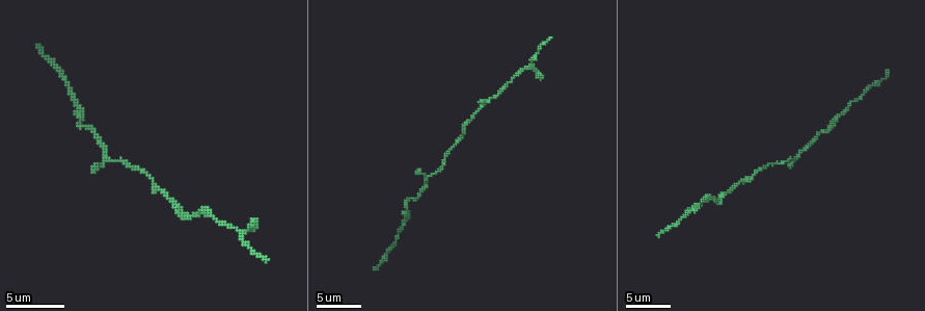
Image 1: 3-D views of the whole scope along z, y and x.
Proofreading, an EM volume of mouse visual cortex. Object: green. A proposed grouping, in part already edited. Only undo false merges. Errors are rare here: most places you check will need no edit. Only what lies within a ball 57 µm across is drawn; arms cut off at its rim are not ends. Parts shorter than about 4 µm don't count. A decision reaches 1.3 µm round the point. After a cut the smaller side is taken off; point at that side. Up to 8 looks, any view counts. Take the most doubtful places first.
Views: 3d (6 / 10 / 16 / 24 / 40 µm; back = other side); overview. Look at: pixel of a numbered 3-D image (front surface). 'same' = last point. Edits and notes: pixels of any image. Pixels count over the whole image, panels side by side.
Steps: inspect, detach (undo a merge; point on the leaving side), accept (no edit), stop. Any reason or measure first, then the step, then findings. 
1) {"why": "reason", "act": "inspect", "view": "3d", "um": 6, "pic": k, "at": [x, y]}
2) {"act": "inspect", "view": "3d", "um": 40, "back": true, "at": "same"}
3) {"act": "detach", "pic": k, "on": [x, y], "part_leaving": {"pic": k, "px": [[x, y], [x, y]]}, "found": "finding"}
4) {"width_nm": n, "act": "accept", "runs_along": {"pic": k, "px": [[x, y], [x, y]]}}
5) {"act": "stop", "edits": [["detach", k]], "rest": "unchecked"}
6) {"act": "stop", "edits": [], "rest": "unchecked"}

{"act": "inspect", "view": "3d", "um": 10, "pic": 1, "at": [434, 174]}

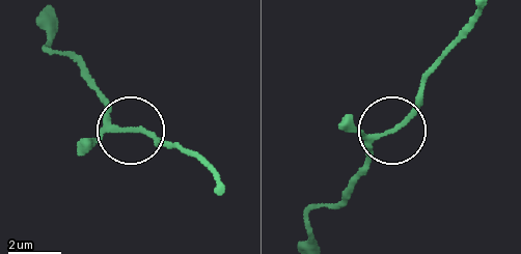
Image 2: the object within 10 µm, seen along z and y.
{"arms": 3, "act": "accept", "runs_along": {"pic": 2, "px": [[423, 72], [417, 103], [377, 136], [353, 174]]}, "found": "continuous, no second neuron"}

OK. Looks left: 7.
{"why": "sudden change in width", "act": "inspect", "view": "3d", "um": 16, "pic": 1, "at": [406, 209]}

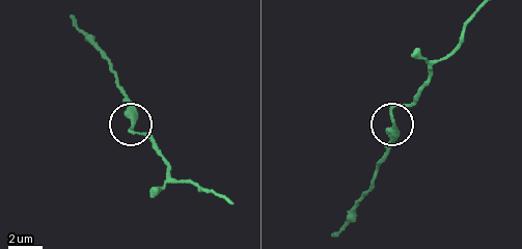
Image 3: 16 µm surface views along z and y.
{"act": "accept", "found": "continuous, no second neuron"}

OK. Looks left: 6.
{"why": "sudden change in width", "act": "inspect", "view": "3d", "um": 10, "pic": 1, "at": [478, 107]}

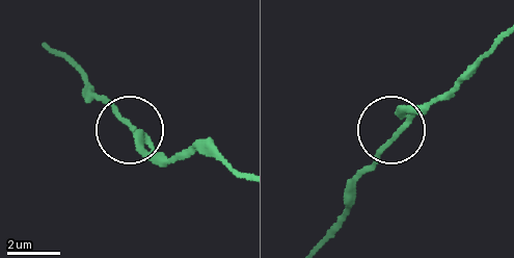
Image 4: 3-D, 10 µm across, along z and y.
{"act": "inspect", "view": "3d", "um": 10, "back": true, "pic": 4, "at": [397, 134]}

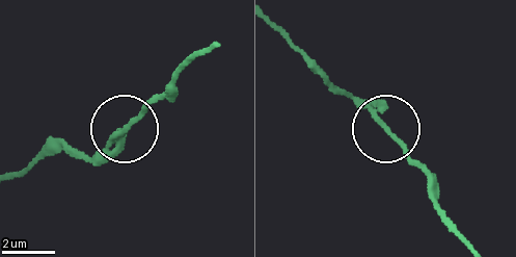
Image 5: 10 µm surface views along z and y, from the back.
{"act": "accept", "runs_along": {"pic": 5, "px": [[215, 45], [197, 54], [108, 144], [77, 157]]}, "found": "one neuron here"}

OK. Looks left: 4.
{"act": "inspect", "view": "3d", "um": 16, "pic": 1, "at": [756, 172]}

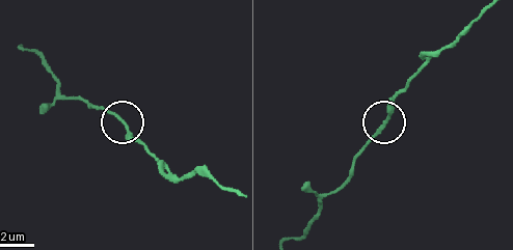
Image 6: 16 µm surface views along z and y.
{"act": "inspect", "view": "3d", "um": 16, "back": true, "pic": 6, "at": [381, 126]}

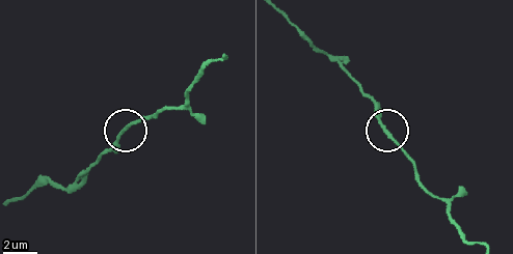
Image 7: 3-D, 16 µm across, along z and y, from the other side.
{"act": "accept", "found": "continuous, no second neuron"}

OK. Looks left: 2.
{"act": "stop", "edits": [], "rest": "unchecked"}

